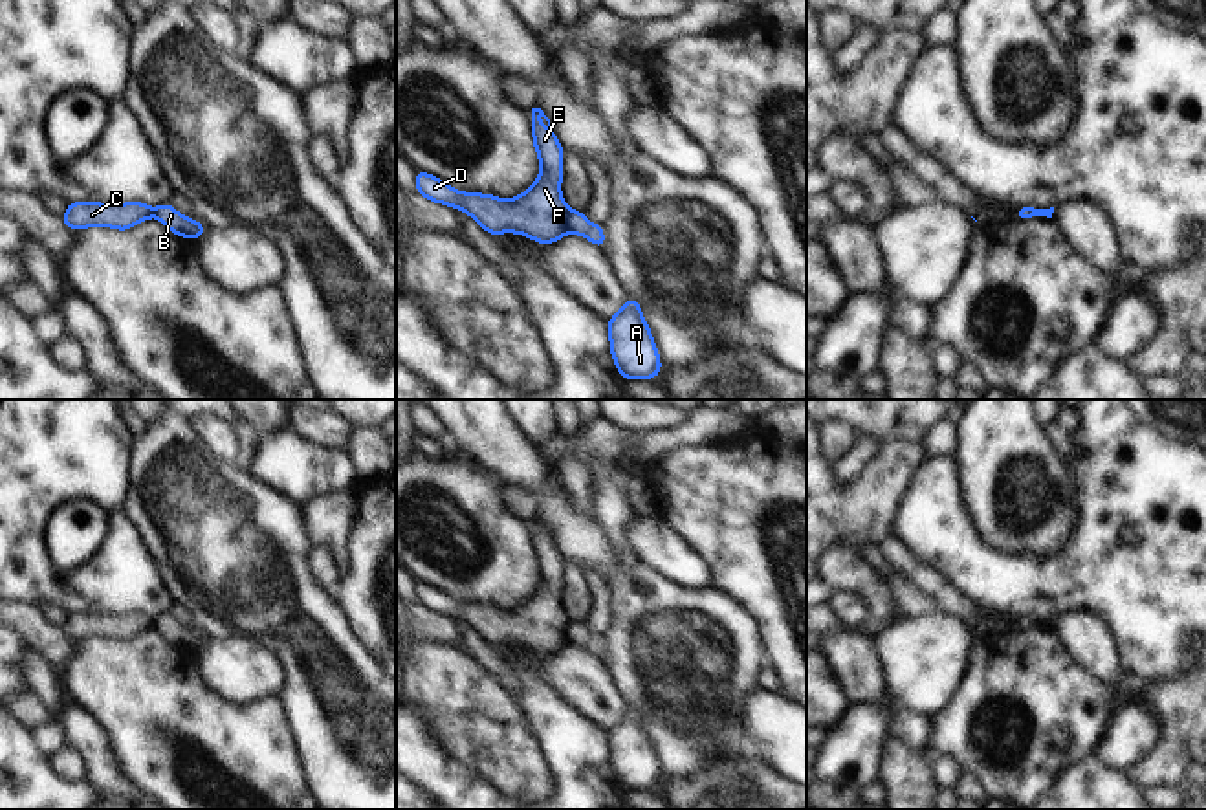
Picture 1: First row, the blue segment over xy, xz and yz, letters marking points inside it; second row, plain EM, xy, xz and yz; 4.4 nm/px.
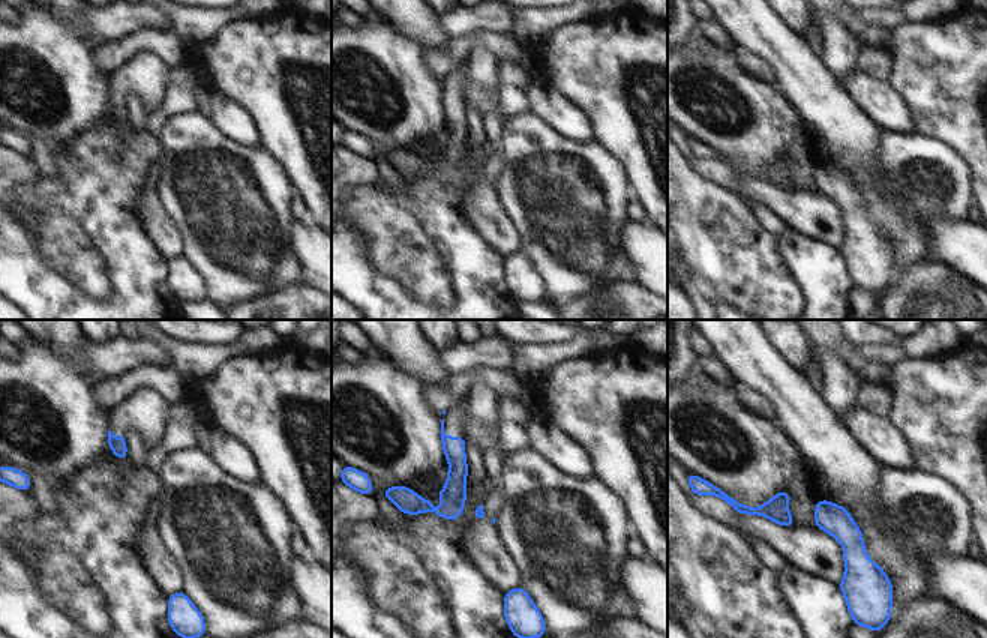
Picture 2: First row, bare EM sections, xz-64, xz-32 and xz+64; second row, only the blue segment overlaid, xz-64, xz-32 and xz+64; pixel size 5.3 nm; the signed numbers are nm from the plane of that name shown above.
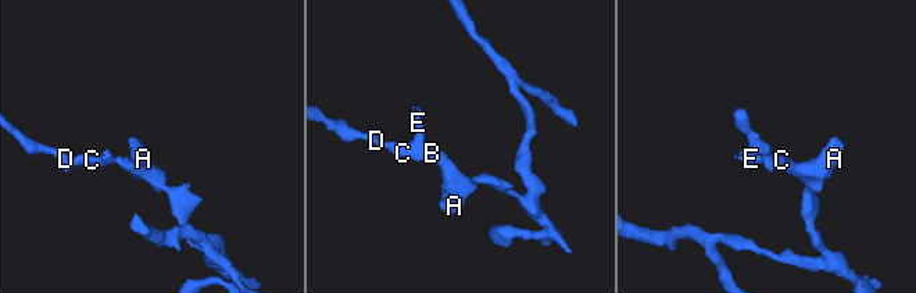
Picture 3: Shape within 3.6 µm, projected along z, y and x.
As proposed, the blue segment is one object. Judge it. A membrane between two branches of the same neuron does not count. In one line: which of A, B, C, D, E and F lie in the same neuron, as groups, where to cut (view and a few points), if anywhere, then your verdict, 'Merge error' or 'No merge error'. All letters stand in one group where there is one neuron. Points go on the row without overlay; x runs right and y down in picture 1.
Groups: A B / C D E F. Split along xz (569, 620), (563, 631), (565, 642). Merge error.

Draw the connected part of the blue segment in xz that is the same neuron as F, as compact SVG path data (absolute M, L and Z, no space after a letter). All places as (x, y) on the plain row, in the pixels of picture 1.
M532 519L530 542L541 585L526 603L510 610L462 603L423 581L414 583L416 603L434 614L467 623L491 647L519 643L544 656L561 651L566 645L563 630L570 621L559 599L563 592L563 555L541 519Z

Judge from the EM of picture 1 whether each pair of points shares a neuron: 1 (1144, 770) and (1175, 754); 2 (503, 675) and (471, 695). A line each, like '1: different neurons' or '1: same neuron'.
1: same neuron
2: different neurons

